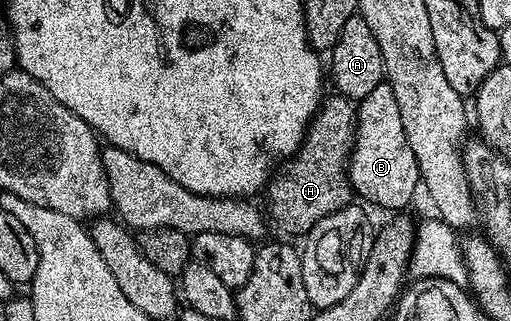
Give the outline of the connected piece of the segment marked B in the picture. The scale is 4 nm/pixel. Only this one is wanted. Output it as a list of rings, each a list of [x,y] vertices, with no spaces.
[[[378,84],[364,100],[358,101],[355,118],[355,138],[347,162],[347,178],[356,197],[364,196],[379,208],[403,210],[420,187],[417,158],[409,150],[409,138],[405,138],[405,126],[401,126],[401,109],[397,107],[397,94],[391,85]]]

